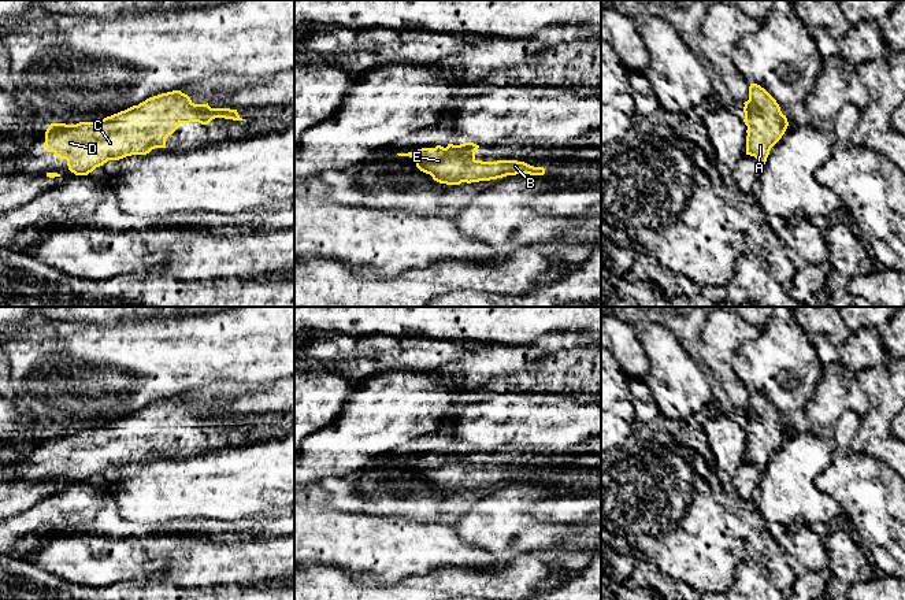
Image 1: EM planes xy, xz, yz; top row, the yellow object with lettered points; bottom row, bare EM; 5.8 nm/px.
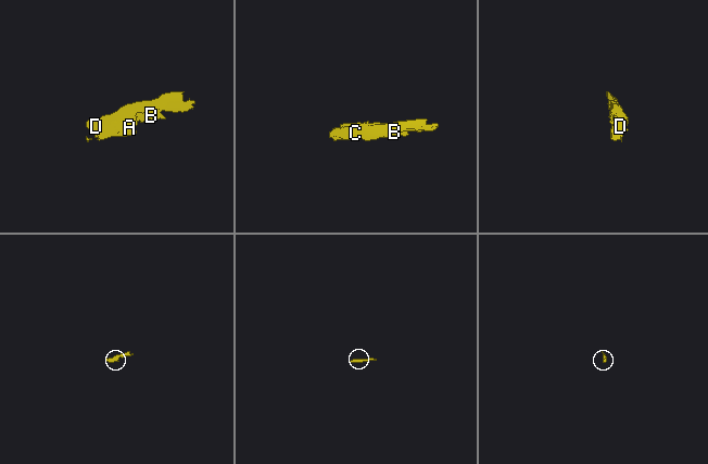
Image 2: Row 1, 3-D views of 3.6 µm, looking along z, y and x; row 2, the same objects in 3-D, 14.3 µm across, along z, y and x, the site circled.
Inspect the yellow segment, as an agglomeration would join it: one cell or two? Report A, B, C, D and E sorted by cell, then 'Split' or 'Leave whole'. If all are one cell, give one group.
Groups: A B C D E. Leave whole

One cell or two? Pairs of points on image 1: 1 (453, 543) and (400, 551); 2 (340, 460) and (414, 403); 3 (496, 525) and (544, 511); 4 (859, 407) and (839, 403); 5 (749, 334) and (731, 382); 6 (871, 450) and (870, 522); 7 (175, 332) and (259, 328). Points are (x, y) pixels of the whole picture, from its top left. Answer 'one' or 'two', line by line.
1: one
2: one
3: two
4: one
5: one
6: two
7: one

